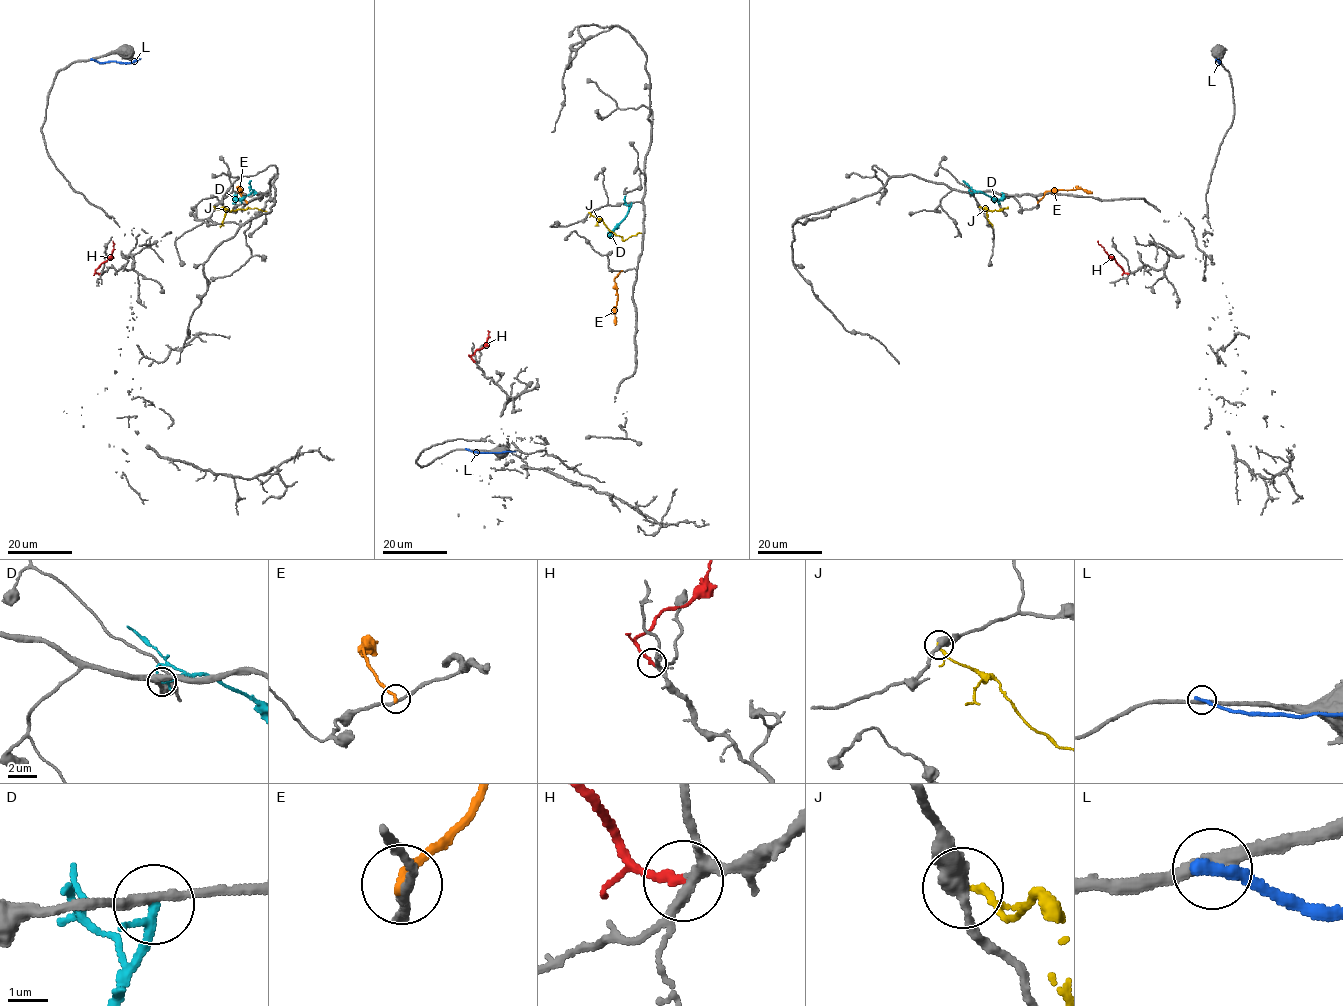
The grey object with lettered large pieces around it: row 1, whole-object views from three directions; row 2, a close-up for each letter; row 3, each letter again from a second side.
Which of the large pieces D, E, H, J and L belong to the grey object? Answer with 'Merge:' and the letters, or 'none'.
Merge: H

